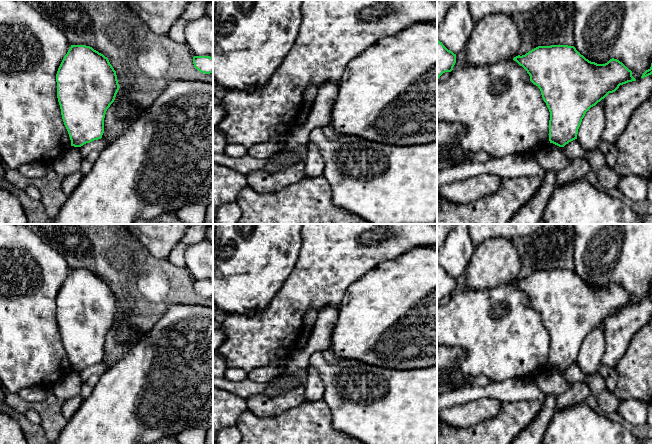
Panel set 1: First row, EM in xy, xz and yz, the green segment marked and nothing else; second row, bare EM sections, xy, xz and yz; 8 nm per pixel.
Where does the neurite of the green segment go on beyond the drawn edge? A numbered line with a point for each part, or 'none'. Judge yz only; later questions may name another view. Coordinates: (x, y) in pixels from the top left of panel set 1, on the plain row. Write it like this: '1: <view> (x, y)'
none

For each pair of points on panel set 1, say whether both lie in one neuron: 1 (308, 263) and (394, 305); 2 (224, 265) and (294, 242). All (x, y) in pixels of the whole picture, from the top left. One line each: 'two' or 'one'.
1: two
2: one

